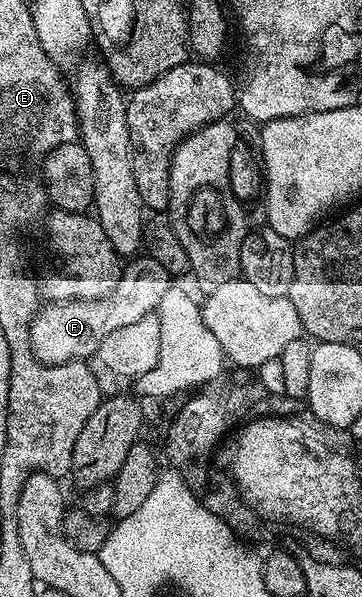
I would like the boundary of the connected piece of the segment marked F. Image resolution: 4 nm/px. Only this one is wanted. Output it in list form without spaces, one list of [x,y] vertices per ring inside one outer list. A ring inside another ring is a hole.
[[[146,254],[136,255],[126,261],[111,295],[100,300],[61,300],[40,307],[29,324],[31,349],[43,364],[86,361],[98,353],[101,342],[105,342],[113,330],[133,326],[133,322],[152,315],[165,292],[172,287],[173,277],[165,270],[165,266],[161,266],[161,262]]]

